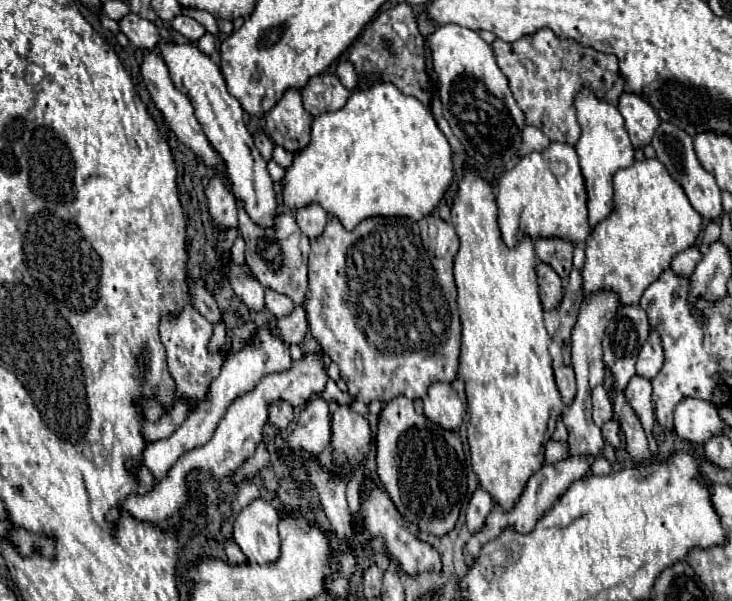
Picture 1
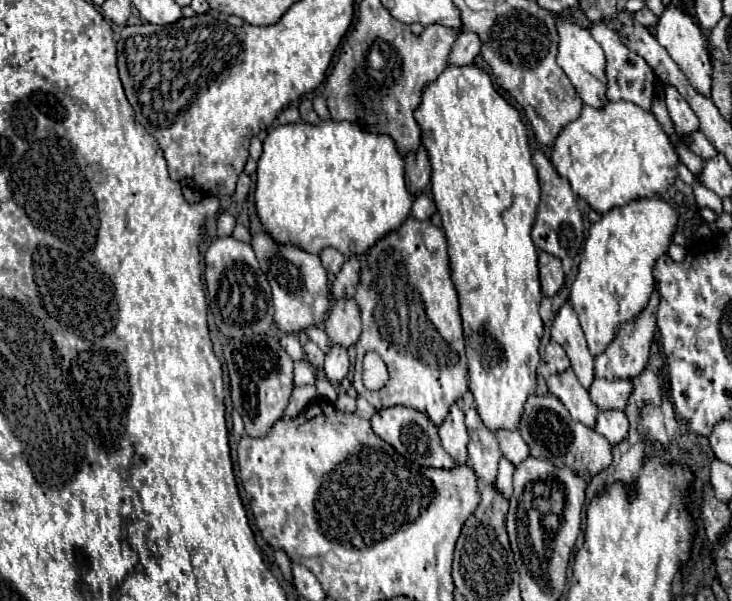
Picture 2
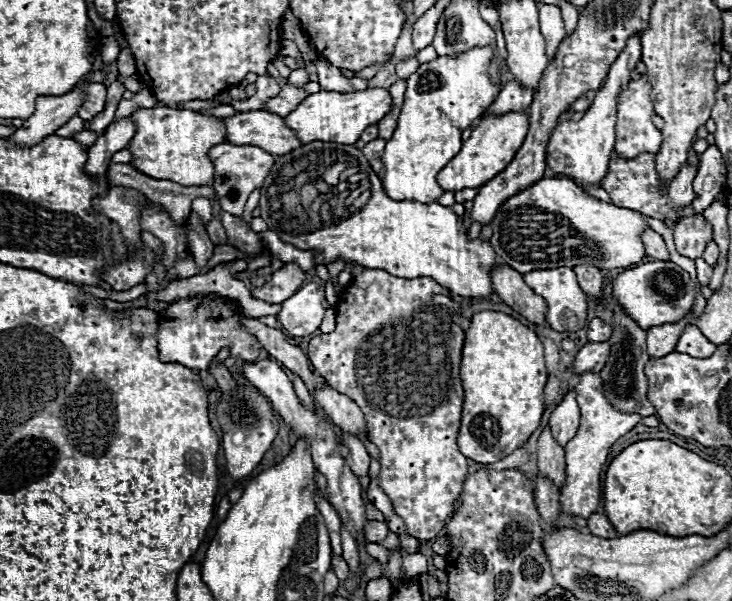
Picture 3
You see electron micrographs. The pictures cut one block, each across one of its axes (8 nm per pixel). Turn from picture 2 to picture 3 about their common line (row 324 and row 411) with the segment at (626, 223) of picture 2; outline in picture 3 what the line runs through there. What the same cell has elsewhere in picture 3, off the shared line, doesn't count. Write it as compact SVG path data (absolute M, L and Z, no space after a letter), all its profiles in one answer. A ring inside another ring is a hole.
M594 372L580 374L580 380L574 390L578 394L582 420L580 420L578 434L566 444L566 480L560 490L560 508L562 508L562 512L566 512L570 516L588 518L590 514L596 512L598 502L600 502L600 472L606 464L612 444L620 436L630 432L640 422L640 416L614 410L614 406L602 394L600 376Z

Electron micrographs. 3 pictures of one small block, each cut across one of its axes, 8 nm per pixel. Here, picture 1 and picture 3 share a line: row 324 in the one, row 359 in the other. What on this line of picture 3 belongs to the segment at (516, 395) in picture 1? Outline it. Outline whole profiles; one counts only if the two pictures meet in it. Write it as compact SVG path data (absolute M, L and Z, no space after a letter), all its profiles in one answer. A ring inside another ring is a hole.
M476 312L466 330L460 378L464 386L464 412L458 446L466 458L494 464L520 448L540 426L548 378L544 350L538 334L520 320L504 312Z

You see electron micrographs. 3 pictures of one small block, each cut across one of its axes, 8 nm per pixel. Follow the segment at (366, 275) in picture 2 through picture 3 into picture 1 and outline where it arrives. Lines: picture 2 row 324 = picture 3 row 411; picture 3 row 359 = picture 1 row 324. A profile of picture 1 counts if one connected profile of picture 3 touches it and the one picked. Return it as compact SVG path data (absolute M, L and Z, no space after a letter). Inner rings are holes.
M432 214L425 216L419 222L414 222L410 218L370 218L362 224L358 224L352 232L348 232L336 216L330 218L326 224L326 230L314 238L310 250L310 260L308 260L308 294L306 294L306 316L310 322L310 332L320 344L320 350L332 358L332 362L338 364L344 382L348 384L348 392L366 404L372 400L382 400L390 402L396 396L406 396L410 400L424 398L426 390L434 382L452 382L456 378L458 370L458 358L460 358L460 318L458 318L458 308L456 308L456 284L452 276L452 264L454 256L458 254L458 236L452 224L444 222L440 216Z

